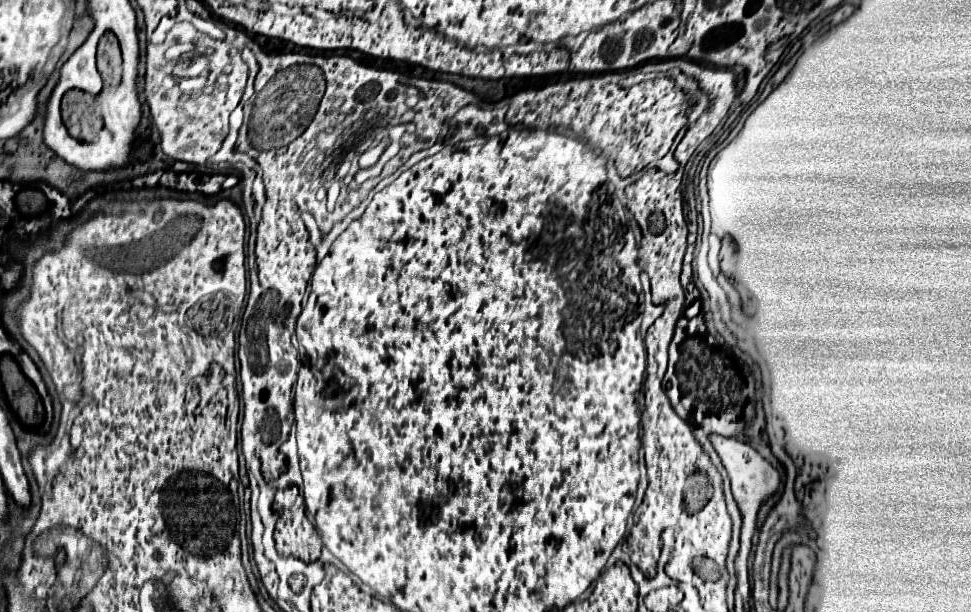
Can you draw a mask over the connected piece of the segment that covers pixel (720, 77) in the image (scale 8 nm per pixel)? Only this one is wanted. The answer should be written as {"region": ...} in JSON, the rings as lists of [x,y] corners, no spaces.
{"region":[[[682,58],[676,60],[676,66],[680,66],[688,76],[696,78],[700,86],[710,94],[710,108],[696,120],[696,128],[700,128],[700,132],[704,132],[704,138],[708,138],[720,124],[720,120],[726,116],[736,96],[736,76],[730,68],[702,66]]]}

